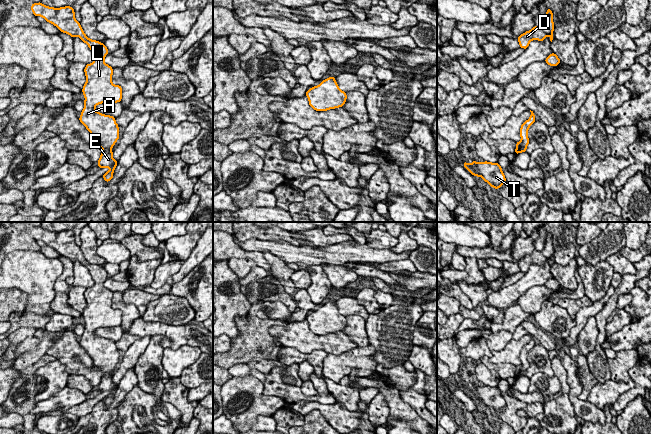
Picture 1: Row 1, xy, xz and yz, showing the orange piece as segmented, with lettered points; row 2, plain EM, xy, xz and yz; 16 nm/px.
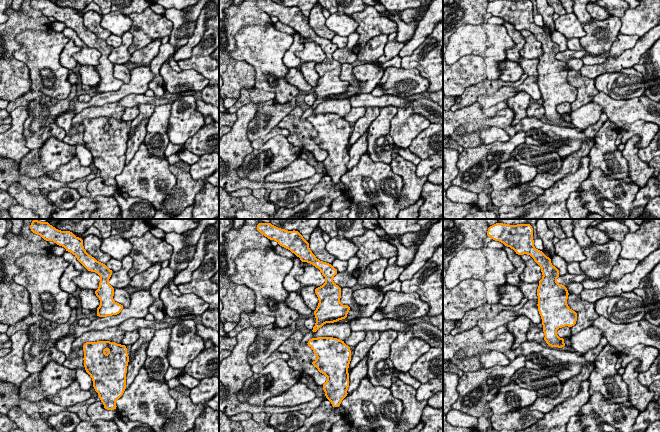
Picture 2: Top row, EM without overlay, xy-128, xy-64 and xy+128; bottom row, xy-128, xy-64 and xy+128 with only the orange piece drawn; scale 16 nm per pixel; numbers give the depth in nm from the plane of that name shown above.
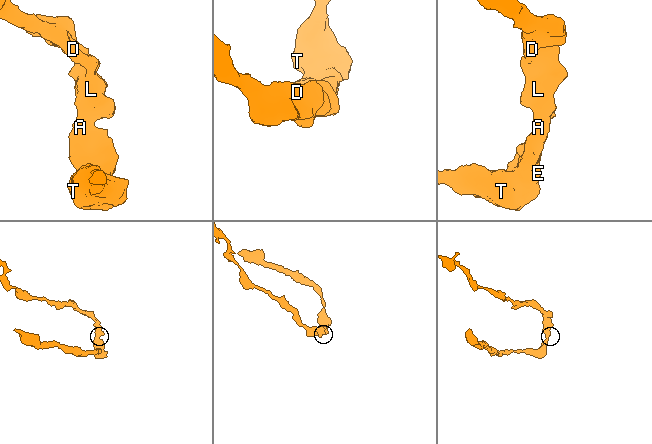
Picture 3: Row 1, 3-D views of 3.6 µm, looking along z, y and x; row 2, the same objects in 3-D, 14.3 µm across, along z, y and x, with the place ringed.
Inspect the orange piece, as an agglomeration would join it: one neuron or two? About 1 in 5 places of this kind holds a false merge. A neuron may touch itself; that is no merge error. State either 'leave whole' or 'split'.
leave whole

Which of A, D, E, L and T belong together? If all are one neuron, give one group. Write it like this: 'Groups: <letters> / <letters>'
Groups: A D E L T

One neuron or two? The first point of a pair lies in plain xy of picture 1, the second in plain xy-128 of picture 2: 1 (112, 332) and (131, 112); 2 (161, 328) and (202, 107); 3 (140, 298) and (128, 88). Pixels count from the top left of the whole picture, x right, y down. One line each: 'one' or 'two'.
1: two
2: one
3: one

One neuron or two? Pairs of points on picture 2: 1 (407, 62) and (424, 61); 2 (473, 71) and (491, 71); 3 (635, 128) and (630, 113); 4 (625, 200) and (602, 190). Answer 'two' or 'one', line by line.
1: one
2: two
3: two
4: one

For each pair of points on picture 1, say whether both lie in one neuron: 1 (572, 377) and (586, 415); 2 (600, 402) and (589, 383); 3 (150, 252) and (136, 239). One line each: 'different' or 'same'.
1: same
2: different
3: same

